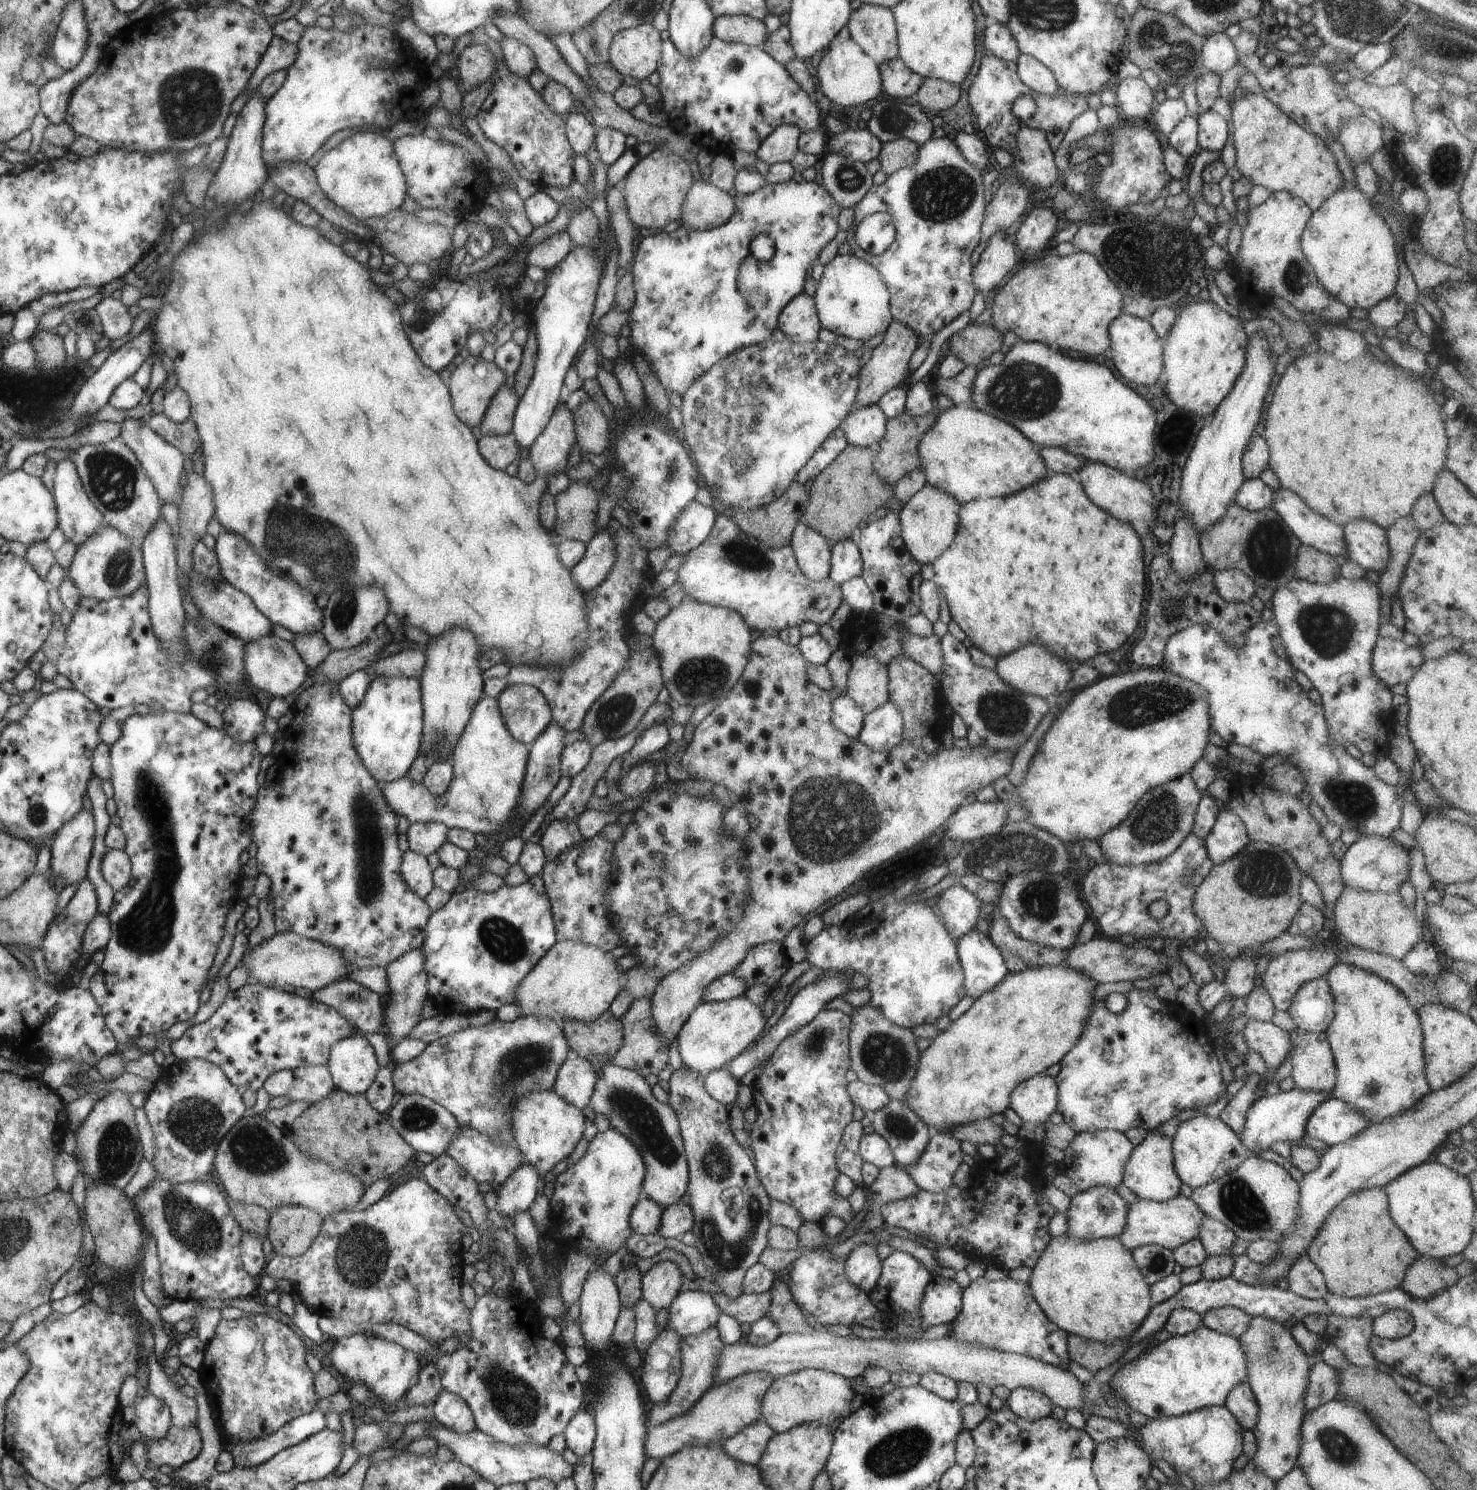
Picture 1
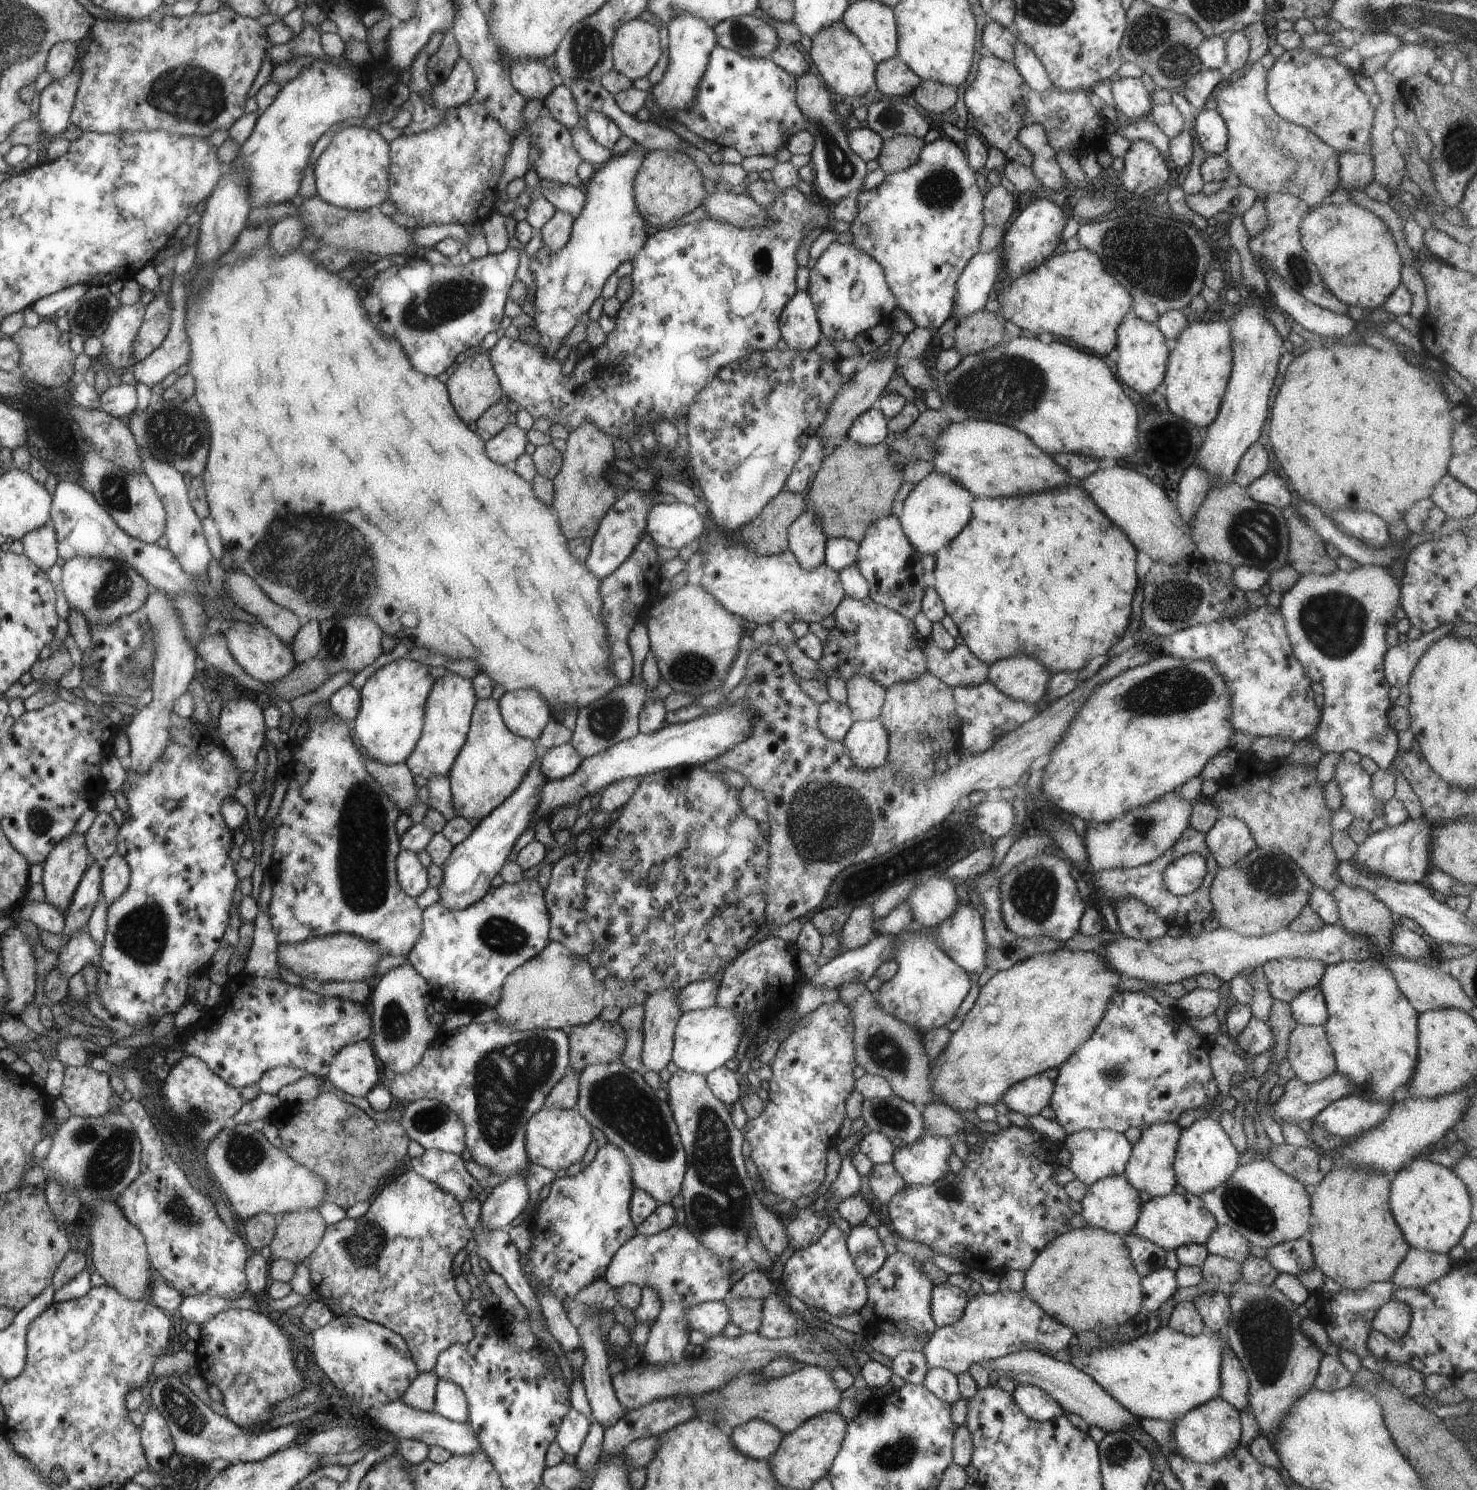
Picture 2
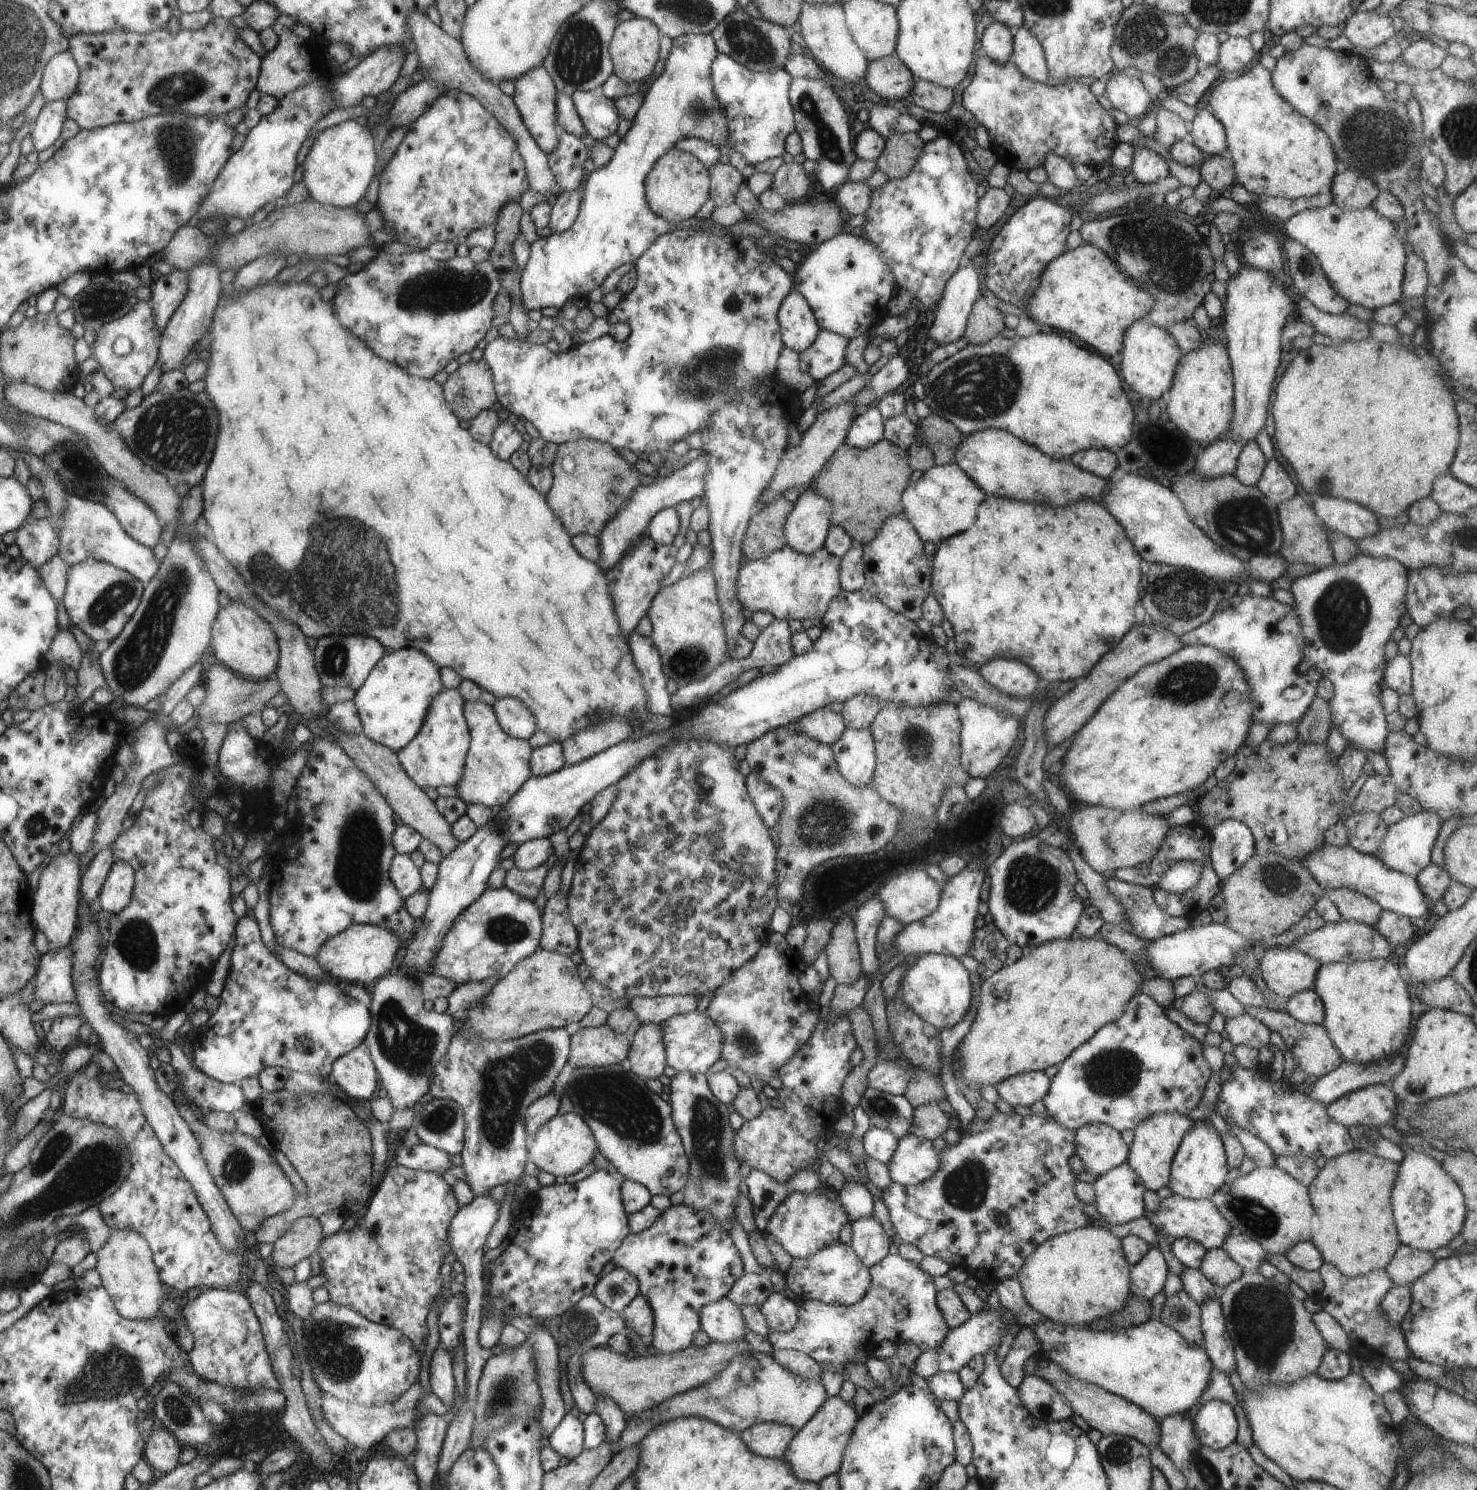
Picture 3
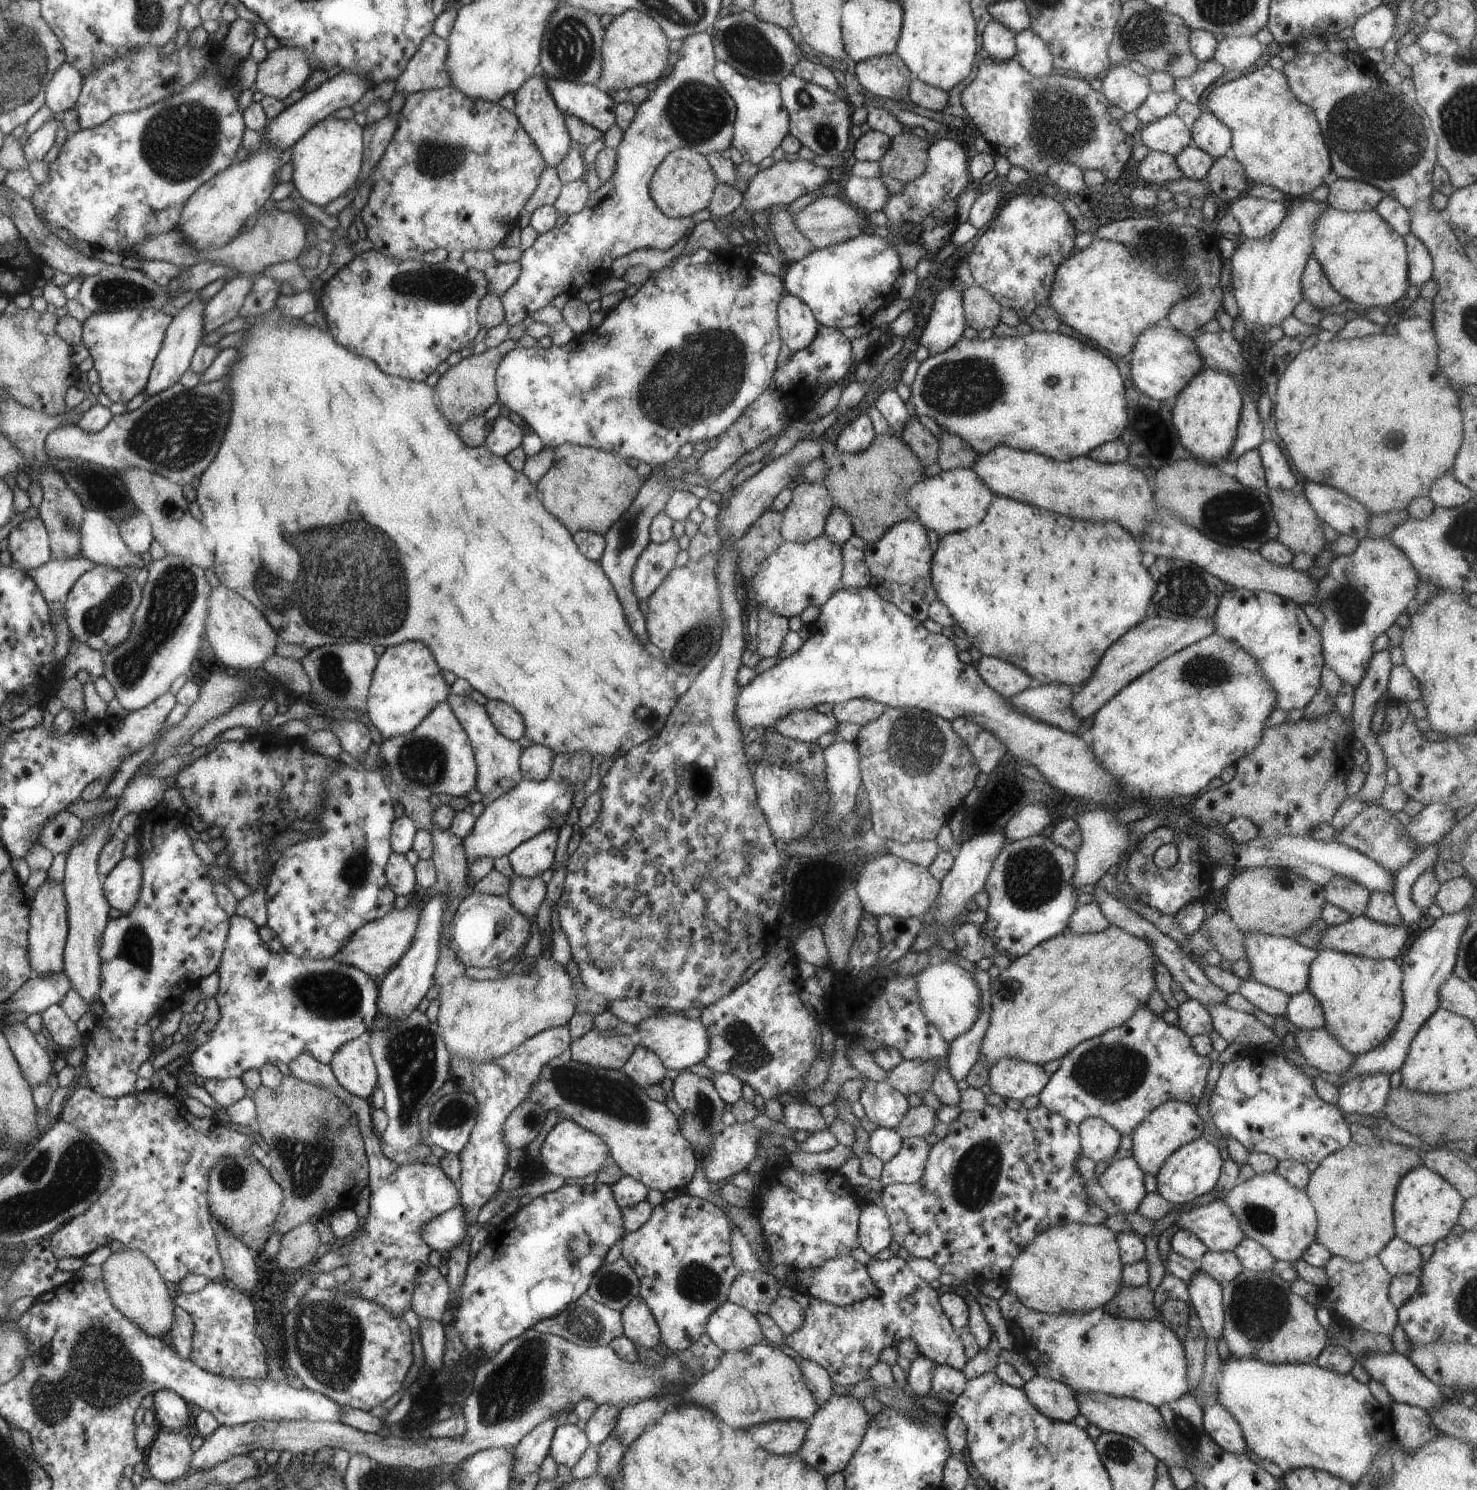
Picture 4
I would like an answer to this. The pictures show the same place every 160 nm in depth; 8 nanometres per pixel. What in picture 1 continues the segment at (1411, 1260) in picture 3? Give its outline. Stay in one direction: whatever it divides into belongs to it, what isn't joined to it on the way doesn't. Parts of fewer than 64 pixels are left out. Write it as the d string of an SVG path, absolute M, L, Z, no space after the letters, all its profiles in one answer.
M1418 1255L1406 1269L1401 1287L1417 1299L1427 1299L1435 1292L1453 1287L1461 1276L1455 1267L1438 1259Z

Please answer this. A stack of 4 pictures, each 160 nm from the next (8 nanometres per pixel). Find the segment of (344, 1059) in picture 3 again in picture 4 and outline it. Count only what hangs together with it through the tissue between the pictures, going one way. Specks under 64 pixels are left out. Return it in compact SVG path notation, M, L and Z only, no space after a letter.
M362 1035L344 1044L333 1056L329 1064L338 1083L350 1094L362 1099L370 1099L376 1088L377 1064L370 1054L368 1035Z

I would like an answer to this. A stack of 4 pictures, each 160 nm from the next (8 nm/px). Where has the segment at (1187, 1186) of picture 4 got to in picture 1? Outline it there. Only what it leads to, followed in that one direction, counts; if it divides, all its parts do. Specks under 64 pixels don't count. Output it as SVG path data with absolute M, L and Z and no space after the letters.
M1200 1115L1180 1123L1173 1136L1173 1163L1175 1171L1190 1188L1203 1187L1222 1178L1252 1156L1241 1138L1218 1117Z

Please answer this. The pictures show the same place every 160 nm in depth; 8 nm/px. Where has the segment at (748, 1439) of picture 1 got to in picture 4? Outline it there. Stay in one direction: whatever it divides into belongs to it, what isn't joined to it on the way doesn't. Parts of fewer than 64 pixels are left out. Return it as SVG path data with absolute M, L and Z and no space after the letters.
M809 1420L772 1421L749 1427L748 1432L768 1452L778 1455L797 1454L804 1442L809 1422Z

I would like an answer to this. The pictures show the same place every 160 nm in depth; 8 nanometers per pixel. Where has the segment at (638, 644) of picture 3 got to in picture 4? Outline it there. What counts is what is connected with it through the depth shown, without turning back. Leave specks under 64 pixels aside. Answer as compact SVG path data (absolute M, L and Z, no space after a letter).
M663 466L655 468L650 474L650 478L646 480L646 484L642 484L641 491L634 498L633 504L630 504L625 515L606 534L605 550L601 559L602 568L605 569L606 576L613 582L617 597L621 598L621 605L624 606L626 620L629 622L630 628L634 632L634 636L642 641L642 644L651 646L648 632L646 632L646 620L644 614L640 611L639 602L634 596L632 590L632 572L640 554L651 544L649 540L649 527L651 526L654 516L664 511L664 506L668 502L668 496L672 494L672 479L663 470Z

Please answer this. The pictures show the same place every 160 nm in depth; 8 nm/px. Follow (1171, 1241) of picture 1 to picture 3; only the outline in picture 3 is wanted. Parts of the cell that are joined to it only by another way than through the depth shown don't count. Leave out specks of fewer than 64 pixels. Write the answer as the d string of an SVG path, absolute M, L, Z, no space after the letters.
M1173 1194L1161 1199L1159 1209L1147 1216L1155 1226L1156 1232L1160 1231L1174 1239L1187 1238L1195 1240L1206 1250L1220 1249L1224 1241L1234 1232L1233 1226L1222 1216L1211 1199L1187 1199Z

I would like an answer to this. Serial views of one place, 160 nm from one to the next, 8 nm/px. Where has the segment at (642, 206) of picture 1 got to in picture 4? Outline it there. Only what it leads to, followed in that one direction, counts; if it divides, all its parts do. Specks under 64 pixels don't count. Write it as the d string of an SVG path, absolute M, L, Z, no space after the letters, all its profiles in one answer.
M679 148L670 152L665 160L654 172L652 182L649 184L650 192L653 196L654 204L666 217L678 219L692 217L713 200L714 192L717 189L717 176L710 168L706 155L693 148Z

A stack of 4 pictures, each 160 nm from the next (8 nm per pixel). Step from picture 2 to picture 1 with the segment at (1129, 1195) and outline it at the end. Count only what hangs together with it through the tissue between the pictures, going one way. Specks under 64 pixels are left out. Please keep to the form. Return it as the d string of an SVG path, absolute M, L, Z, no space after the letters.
M1098 1185L1079 1192L1071 1198L1071 1205L1066 1211L1069 1229L1066 1235L1080 1240L1094 1240L1102 1237L1119 1237L1126 1226L1129 1204L1120 1196L1115 1188Z

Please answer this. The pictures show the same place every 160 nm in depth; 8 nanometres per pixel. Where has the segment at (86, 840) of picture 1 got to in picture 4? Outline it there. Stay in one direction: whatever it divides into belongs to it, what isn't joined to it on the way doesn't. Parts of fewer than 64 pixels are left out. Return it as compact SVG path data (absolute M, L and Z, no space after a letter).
M46 880L37 890L30 904L30 925L29 930L29 958L36 974L58 974L63 972L65 967L64 942L66 941L66 914L69 912L68 902L65 896L63 882Z

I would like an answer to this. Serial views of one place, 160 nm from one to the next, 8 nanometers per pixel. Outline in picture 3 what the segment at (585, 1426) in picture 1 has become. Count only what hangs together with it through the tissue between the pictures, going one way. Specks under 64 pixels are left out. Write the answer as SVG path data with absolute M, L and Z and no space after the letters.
M566 1414L560 1424L549 1434L548 1444L558 1452L561 1458L576 1459L585 1445L582 1422L576 1416Z

